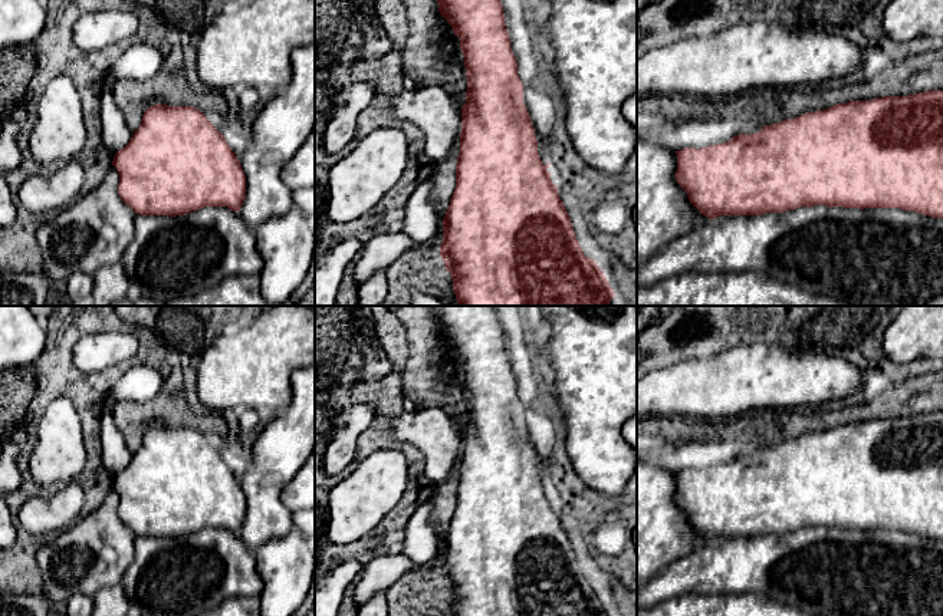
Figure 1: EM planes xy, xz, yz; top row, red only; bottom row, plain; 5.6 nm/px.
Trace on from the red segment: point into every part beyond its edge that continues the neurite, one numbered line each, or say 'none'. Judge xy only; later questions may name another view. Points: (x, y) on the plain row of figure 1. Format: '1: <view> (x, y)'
none

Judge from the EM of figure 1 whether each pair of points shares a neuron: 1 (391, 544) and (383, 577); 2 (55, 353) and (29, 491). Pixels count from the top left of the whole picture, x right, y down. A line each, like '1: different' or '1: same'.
1: different
2: same

